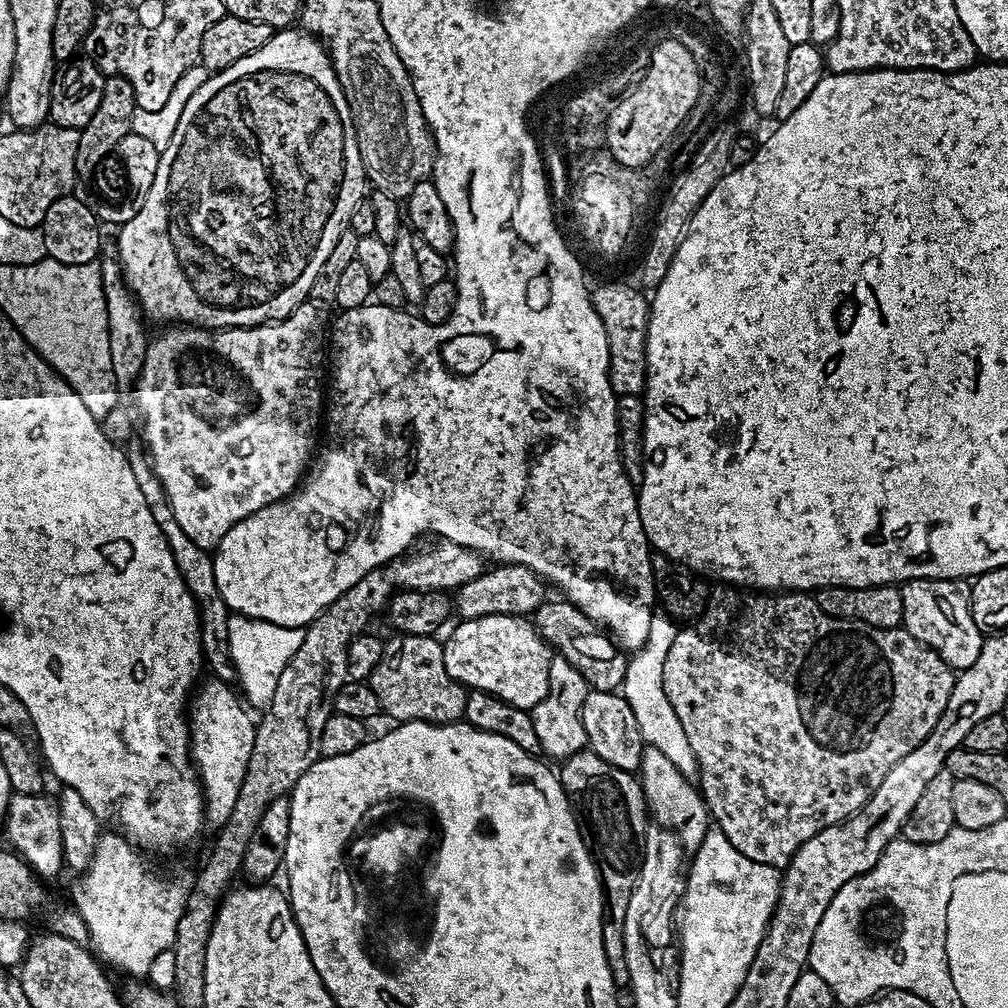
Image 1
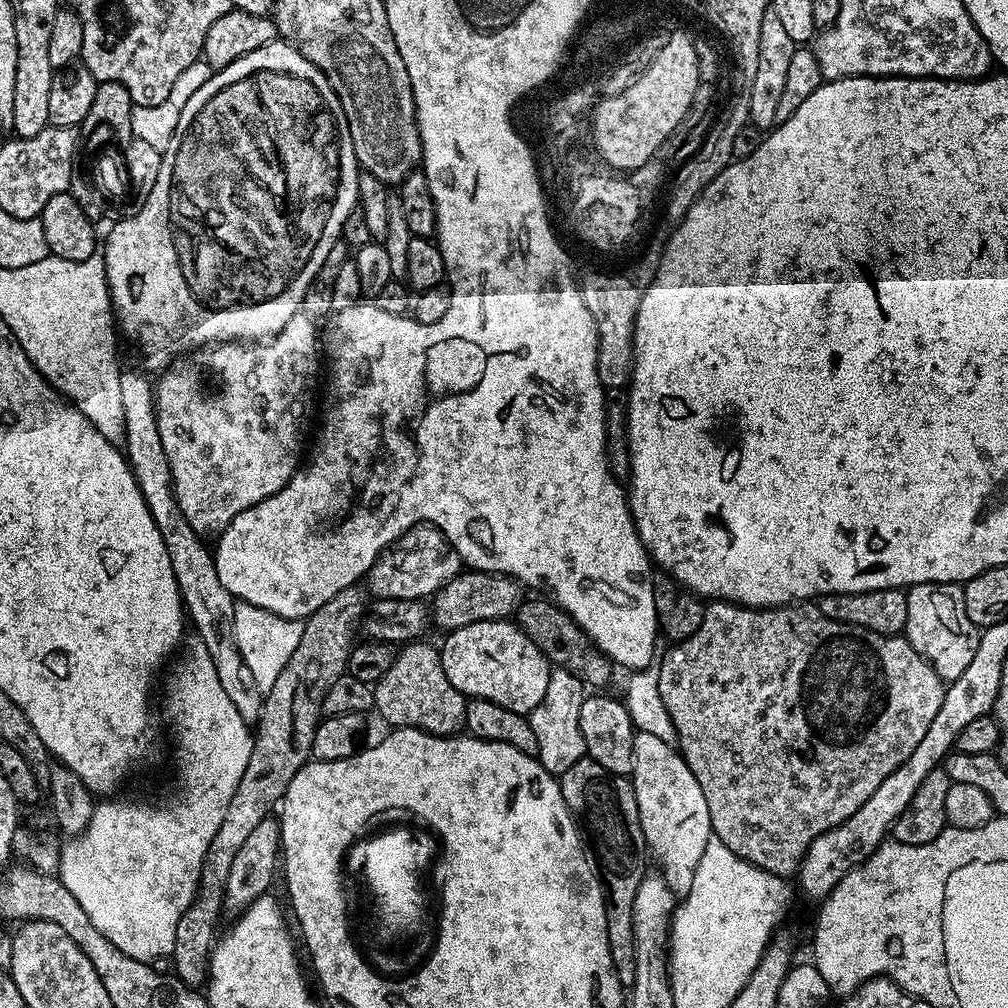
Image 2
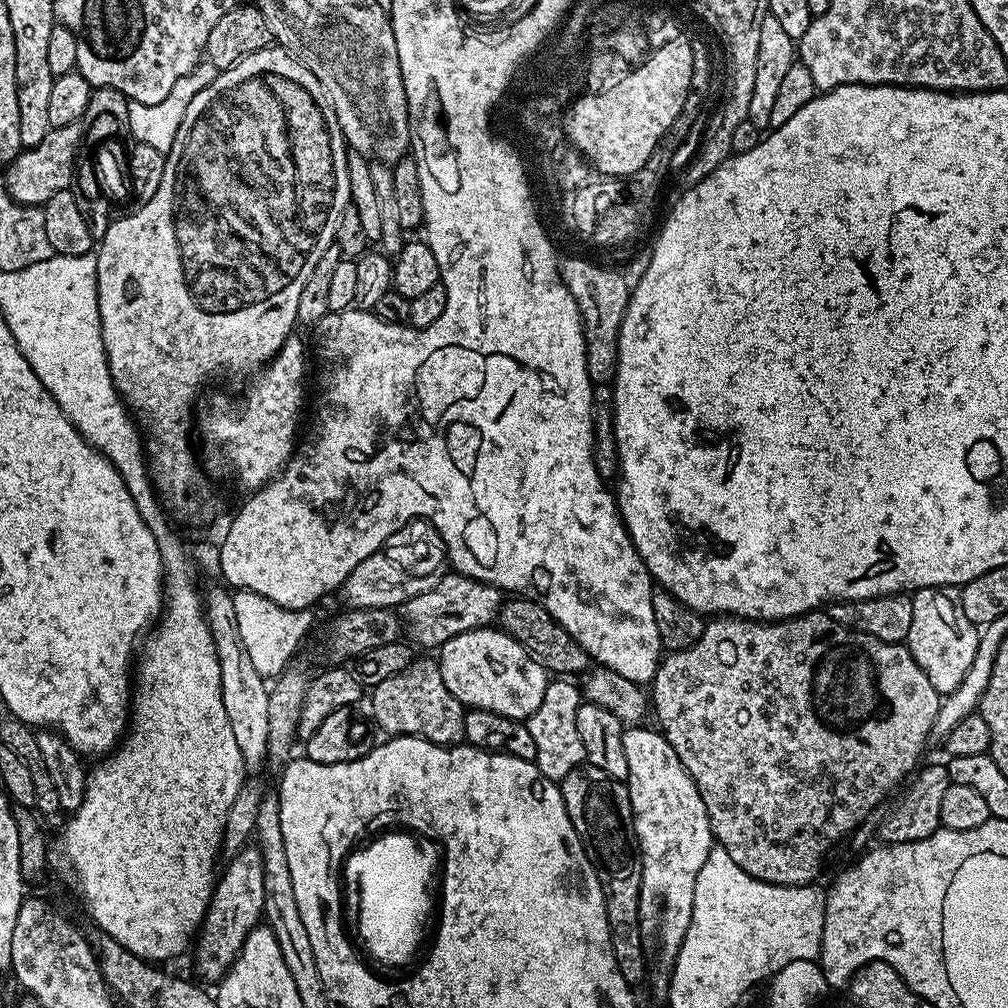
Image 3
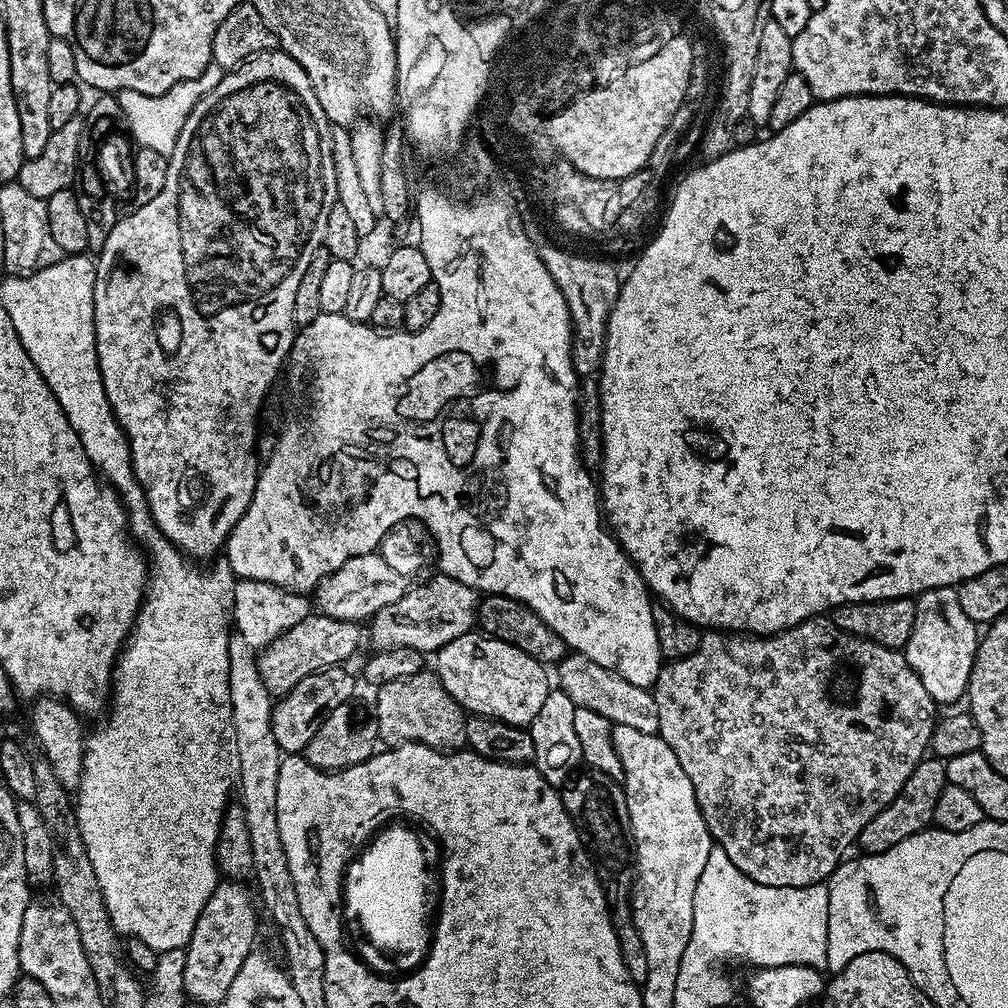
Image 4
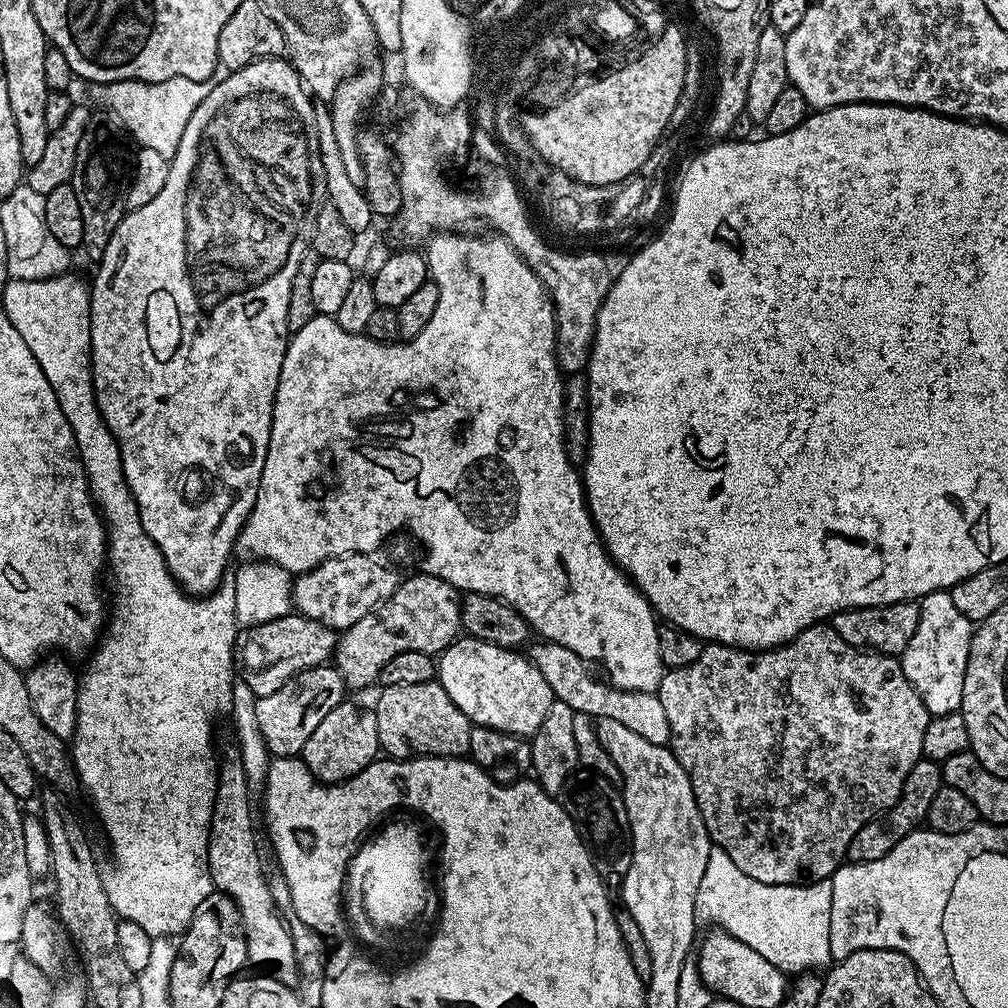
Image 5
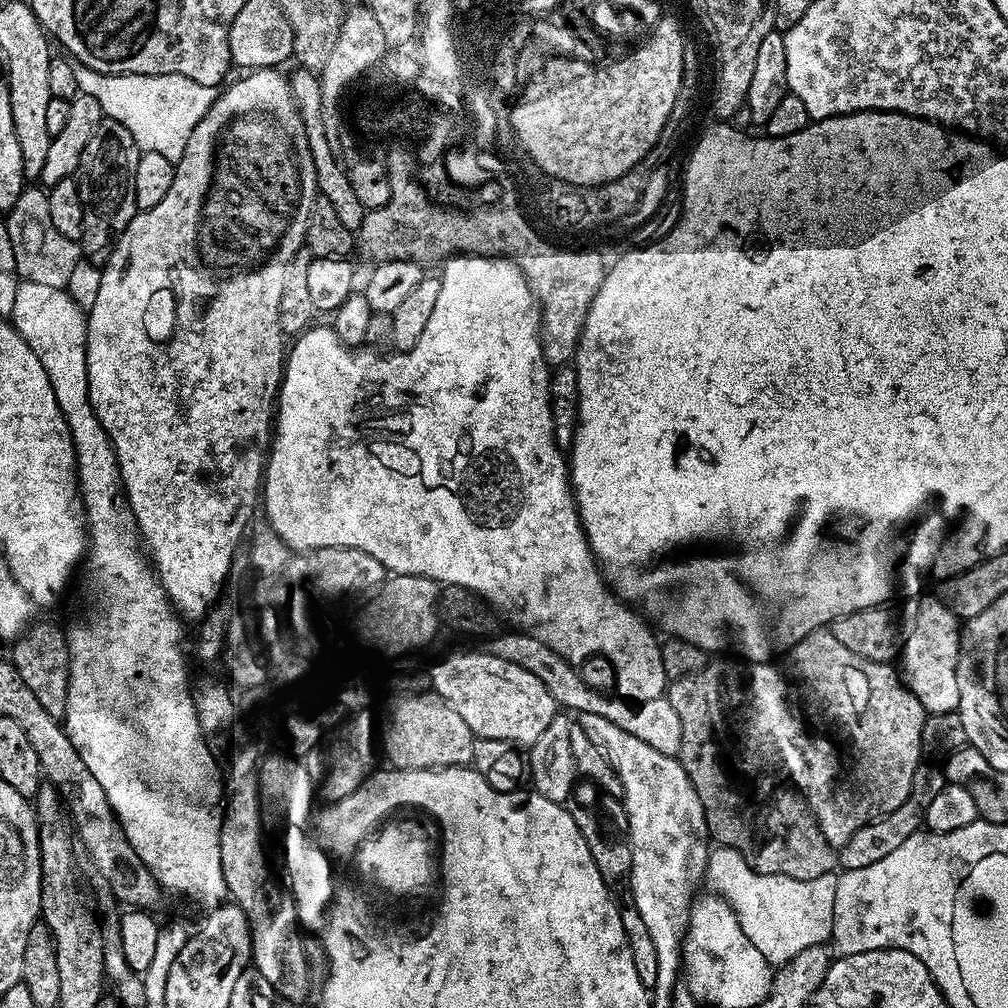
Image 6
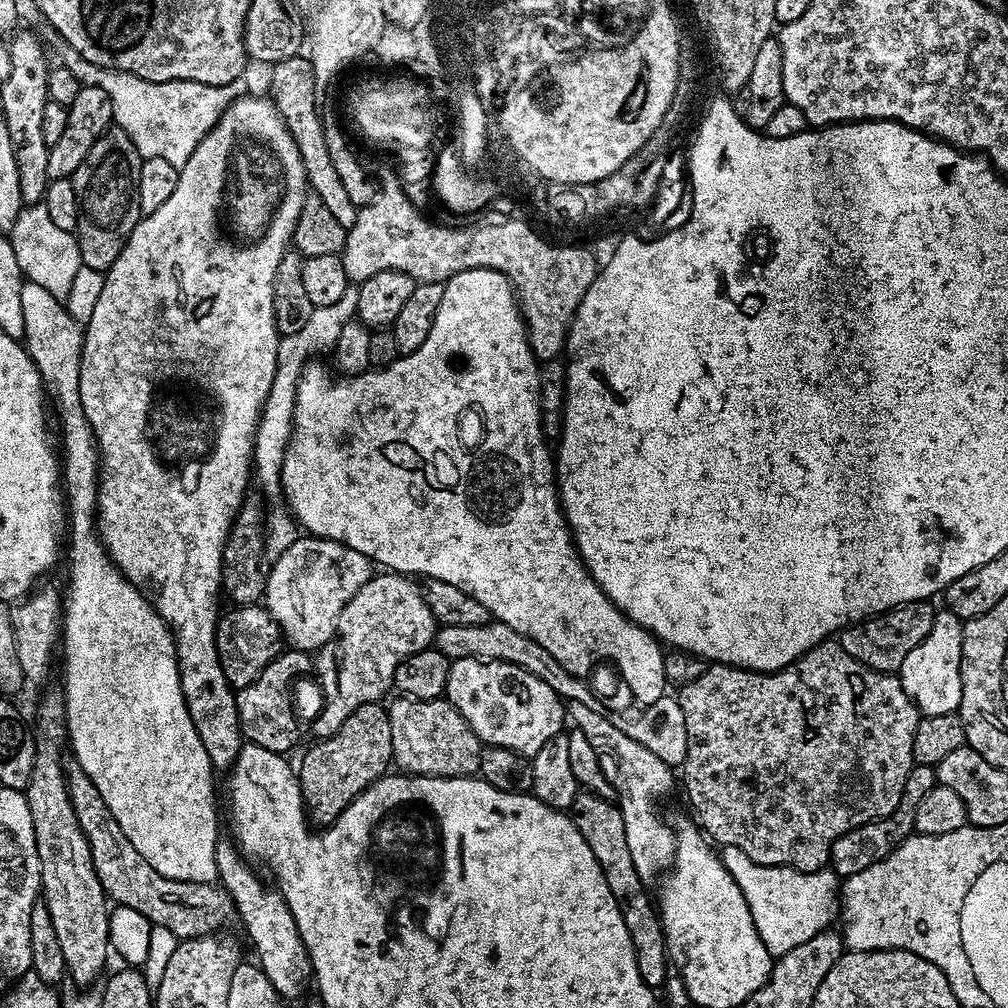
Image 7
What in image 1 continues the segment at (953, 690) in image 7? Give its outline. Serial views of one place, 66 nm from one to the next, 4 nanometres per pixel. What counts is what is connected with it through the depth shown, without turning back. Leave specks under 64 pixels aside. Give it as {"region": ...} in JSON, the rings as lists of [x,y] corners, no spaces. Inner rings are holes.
{"region":[[[909,580],[900,593],[904,611],[902,627],[910,635],[936,651],[953,670],[974,666],[986,636],[972,617],[970,588],[964,580]]]}

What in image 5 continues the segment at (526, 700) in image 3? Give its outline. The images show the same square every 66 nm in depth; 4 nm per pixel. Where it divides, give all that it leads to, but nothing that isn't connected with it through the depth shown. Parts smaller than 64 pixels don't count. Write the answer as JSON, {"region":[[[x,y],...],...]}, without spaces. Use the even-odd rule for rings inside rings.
{"region":[[[469,635],[453,640],[449,648],[439,653],[438,682],[442,690],[450,694],[454,706],[458,706],[458,710],[462,710],[462,714],[466,714],[466,718],[471,720],[473,725],[490,726],[494,730],[518,734],[525,738],[535,736],[542,726],[542,718],[546,718],[546,710],[550,710],[554,699],[550,686],[546,686],[546,678],[538,674],[527,655],[511,648],[476,640]]]}

